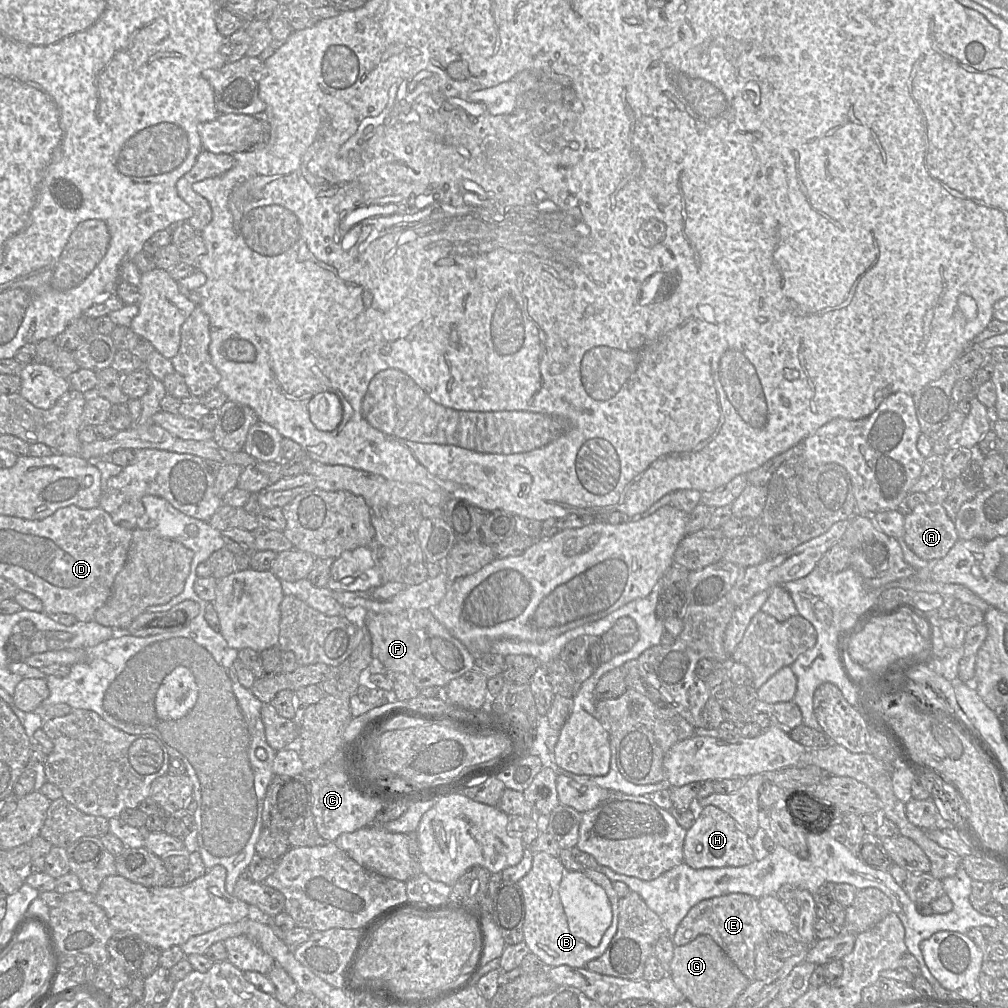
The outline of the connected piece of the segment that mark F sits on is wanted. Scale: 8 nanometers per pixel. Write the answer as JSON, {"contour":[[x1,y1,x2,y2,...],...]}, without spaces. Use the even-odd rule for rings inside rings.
{"contour":[[429,609,396,614,368,612,364,624,372,641,372,657,385,671,405,674,418,688,446,687,450,681,474,668,474,655,436,620]]}

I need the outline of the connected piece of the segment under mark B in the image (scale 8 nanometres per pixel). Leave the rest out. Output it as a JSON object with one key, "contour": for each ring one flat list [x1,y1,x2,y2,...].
{"contour":[[537,852,533,854,531,870,518,885,524,902,524,942,546,967,568,965,585,968,589,961,603,955,617,932,620,899,605,874,586,867,583,872,567,871,559,857]]}

